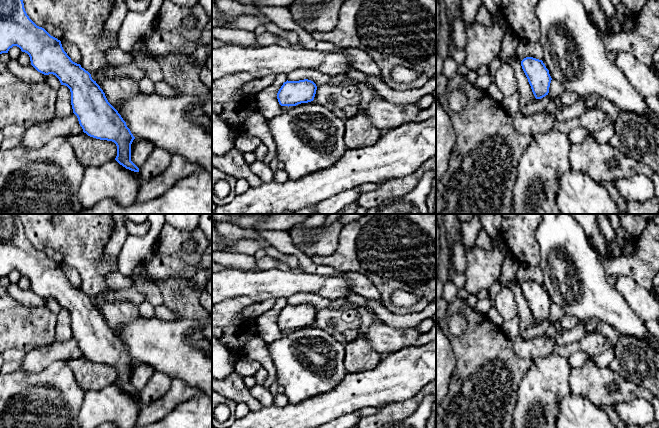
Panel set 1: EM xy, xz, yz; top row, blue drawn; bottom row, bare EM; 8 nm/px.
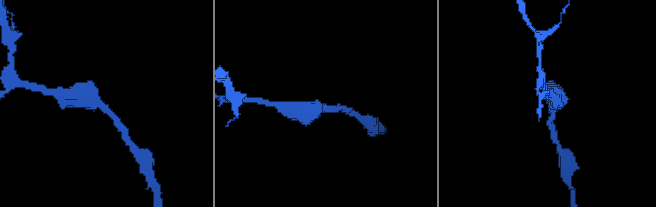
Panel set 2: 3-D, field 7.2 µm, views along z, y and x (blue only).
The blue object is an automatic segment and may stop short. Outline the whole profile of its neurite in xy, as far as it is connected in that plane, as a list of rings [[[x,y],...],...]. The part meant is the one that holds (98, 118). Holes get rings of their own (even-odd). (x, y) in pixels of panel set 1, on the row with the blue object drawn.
[[[0,0],[0,54],[8,53],[13,46],[19,47],[29,55],[31,65],[38,72],[55,75],[61,85],[70,89],[73,113],[77,116],[83,132],[96,139],[114,142],[117,146],[115,160],[126,169],[139,172],[139,168],[131,161],[131,144],[135,137],[118,111],[108,102],[105,93],[92,79],[91,74],[71,60],[60,40],[29,18],[23,0]]]

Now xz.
[[[308,79],[299,81],[286,81],[277,93],[277,99],[281,106],[296,106],[314,100],[316,84]]]

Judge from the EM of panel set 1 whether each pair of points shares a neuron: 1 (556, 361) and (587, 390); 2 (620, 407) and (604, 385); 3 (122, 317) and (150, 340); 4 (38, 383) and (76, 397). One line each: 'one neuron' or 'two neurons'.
1: two neurons
2: two neurons
3: two neurons
4: one neuron

